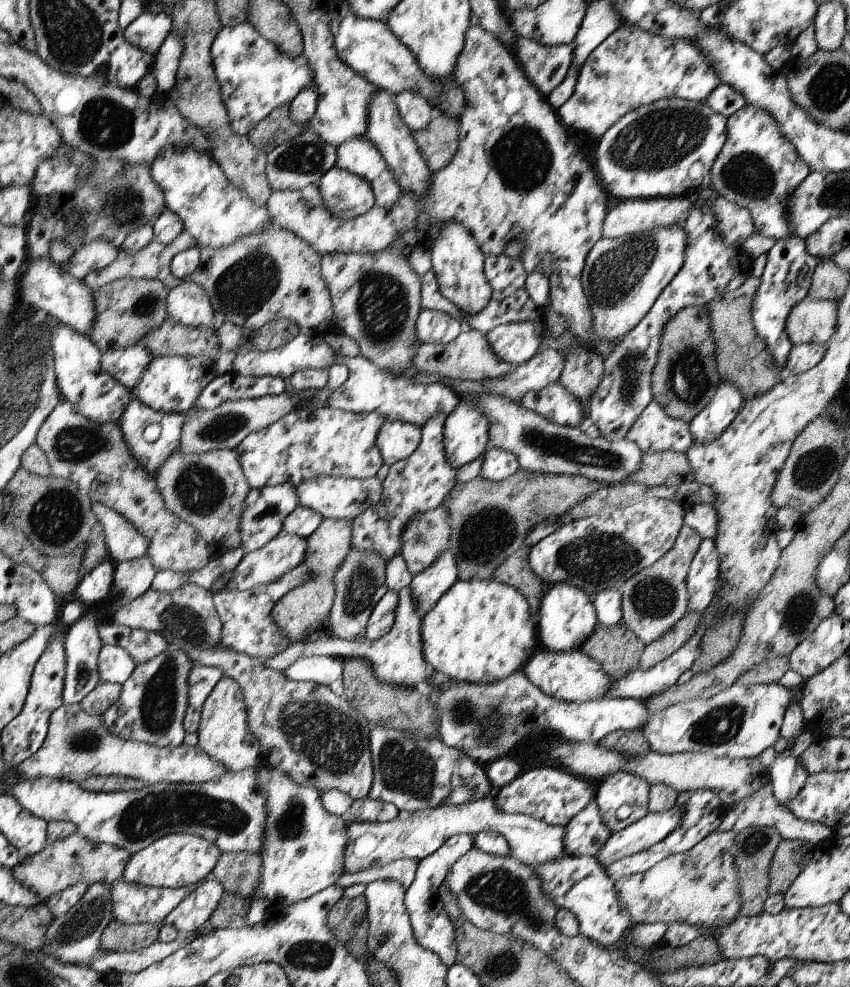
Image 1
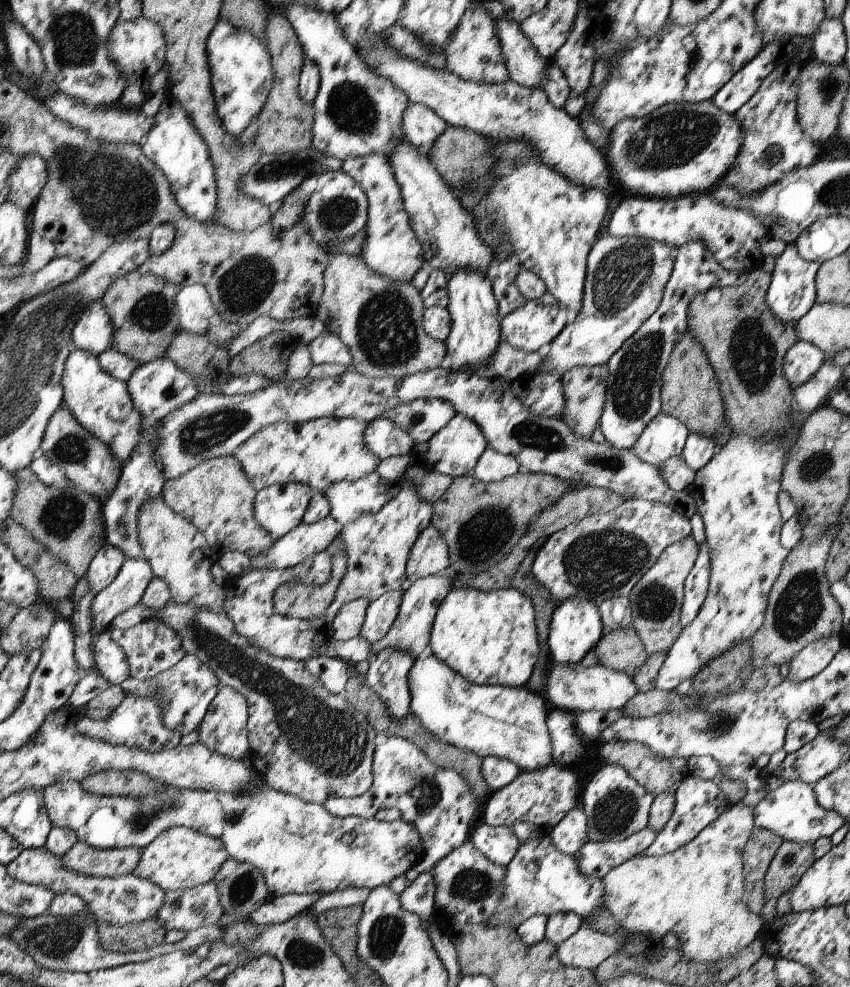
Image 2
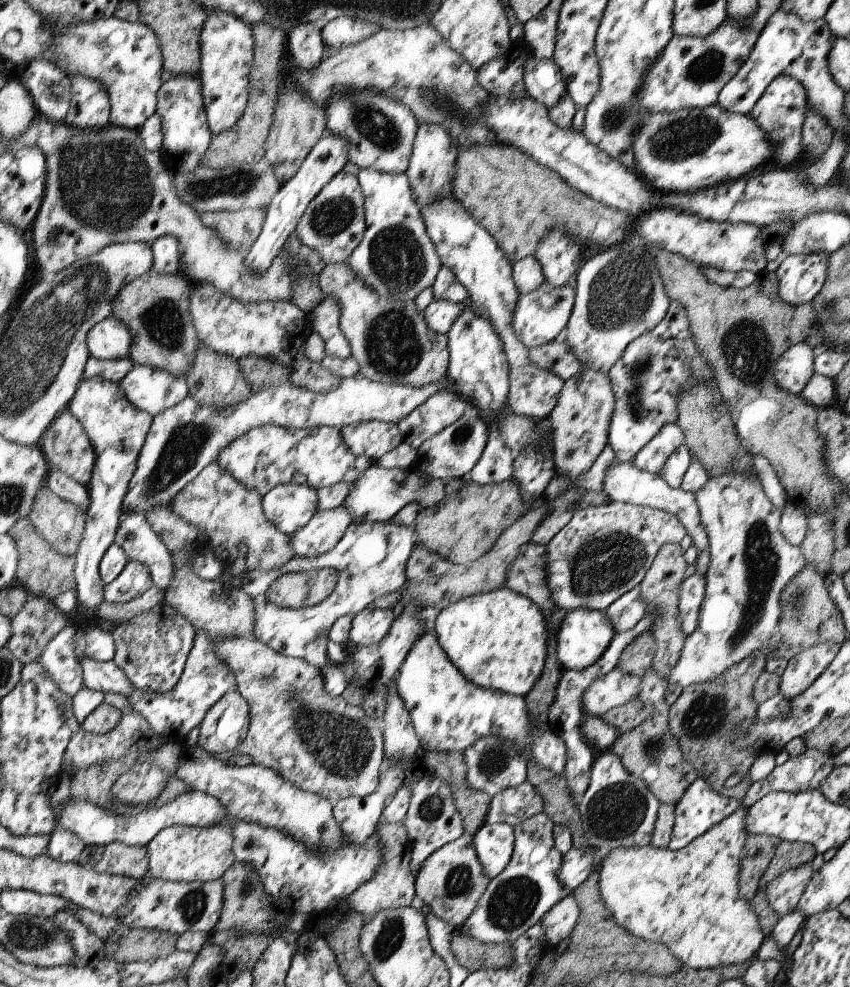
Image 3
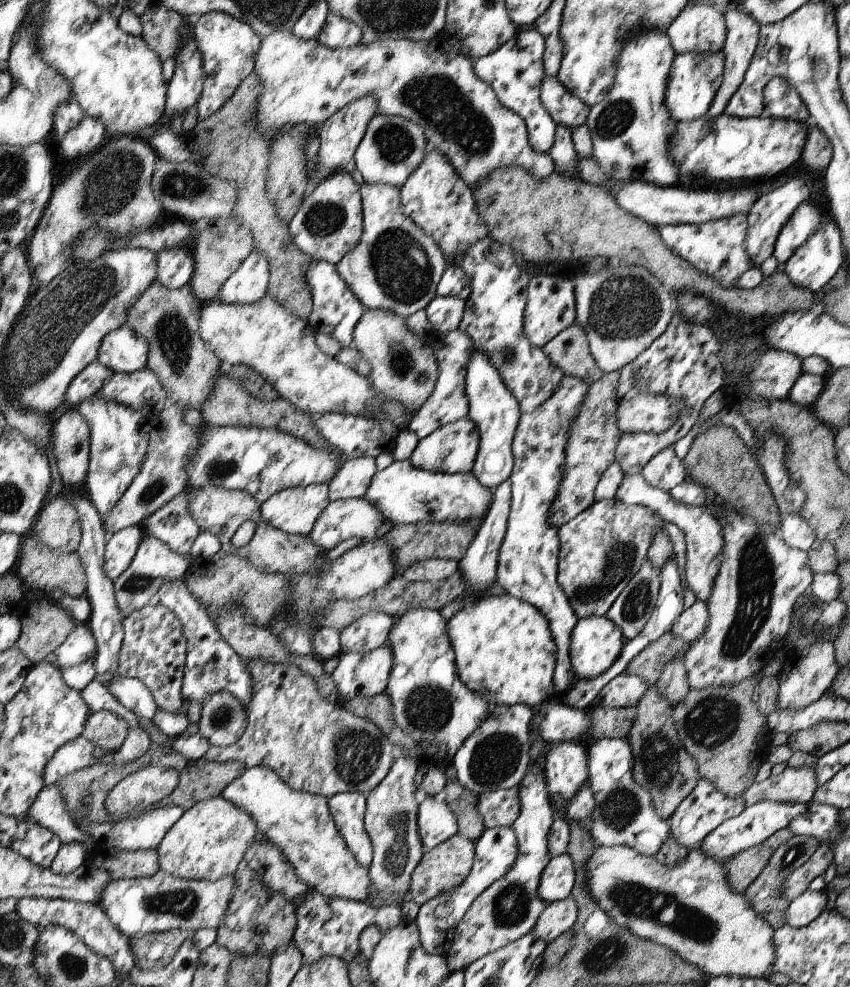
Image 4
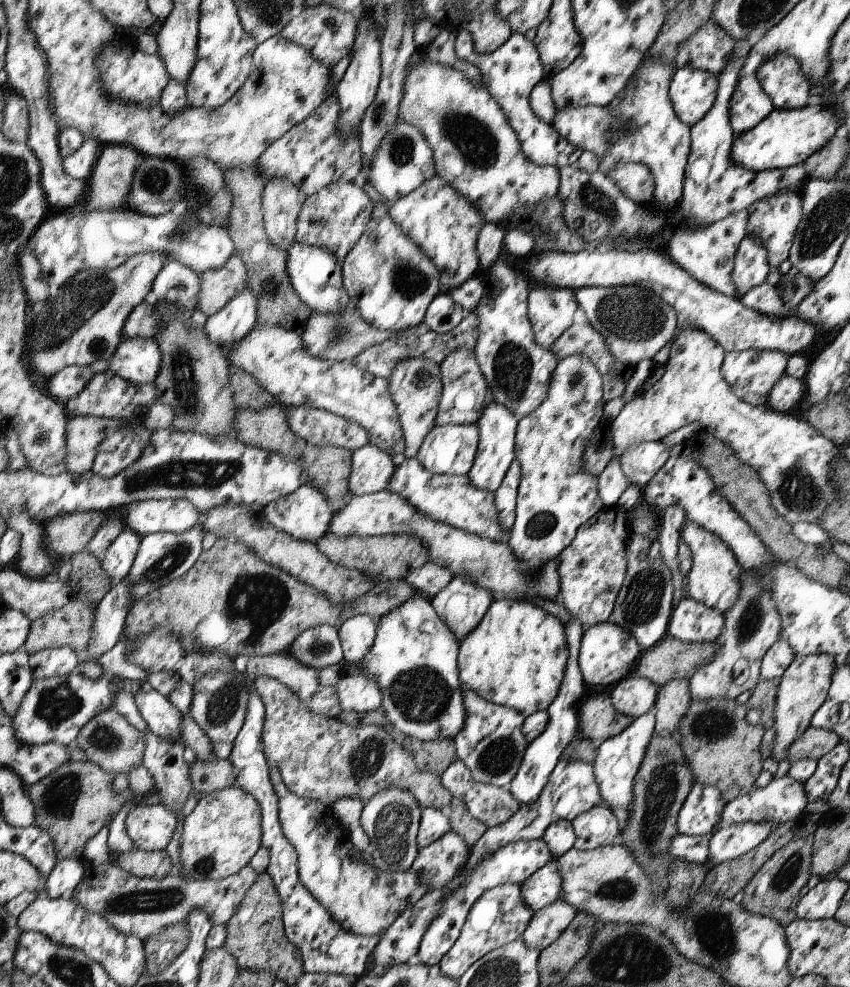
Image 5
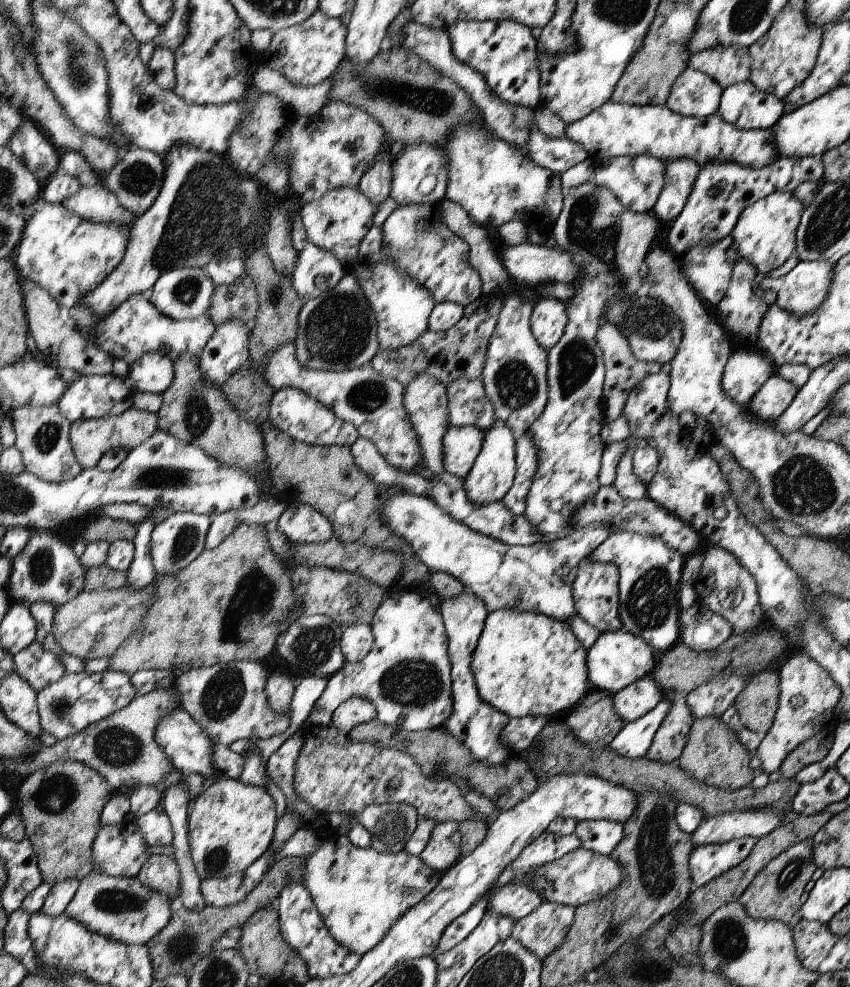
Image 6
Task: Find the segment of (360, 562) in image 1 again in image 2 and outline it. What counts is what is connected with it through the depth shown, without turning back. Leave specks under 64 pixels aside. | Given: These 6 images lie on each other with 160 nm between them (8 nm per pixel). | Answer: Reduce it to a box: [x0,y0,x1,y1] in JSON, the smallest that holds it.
[332,599,368,641]

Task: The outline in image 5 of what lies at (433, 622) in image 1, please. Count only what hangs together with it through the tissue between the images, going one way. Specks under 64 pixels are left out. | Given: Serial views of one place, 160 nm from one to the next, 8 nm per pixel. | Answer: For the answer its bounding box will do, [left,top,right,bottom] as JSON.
[457,598,567,717]

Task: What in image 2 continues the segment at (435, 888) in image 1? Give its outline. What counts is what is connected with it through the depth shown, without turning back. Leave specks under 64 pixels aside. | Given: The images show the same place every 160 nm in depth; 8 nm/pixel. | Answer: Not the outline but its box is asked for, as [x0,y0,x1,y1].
[305,655,491,882]

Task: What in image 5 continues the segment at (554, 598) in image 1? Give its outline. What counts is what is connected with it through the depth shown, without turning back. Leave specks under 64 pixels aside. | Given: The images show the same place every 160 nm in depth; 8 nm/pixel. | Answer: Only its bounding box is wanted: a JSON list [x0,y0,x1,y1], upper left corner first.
[578,622,641,688]

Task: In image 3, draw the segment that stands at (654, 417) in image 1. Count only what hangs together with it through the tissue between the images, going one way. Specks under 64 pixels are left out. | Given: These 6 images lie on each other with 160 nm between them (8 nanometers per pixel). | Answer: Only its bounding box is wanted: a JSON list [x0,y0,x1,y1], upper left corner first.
[633,423,685,475]

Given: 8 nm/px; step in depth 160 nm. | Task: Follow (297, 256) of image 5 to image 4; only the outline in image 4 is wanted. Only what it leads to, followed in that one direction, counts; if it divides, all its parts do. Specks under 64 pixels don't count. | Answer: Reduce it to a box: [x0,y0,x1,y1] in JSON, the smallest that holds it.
[304,258,366,348]

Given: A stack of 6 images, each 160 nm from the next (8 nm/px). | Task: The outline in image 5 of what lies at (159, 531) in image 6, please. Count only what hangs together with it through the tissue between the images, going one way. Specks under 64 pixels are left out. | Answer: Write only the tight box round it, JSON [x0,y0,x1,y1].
[127,513,206,612]

